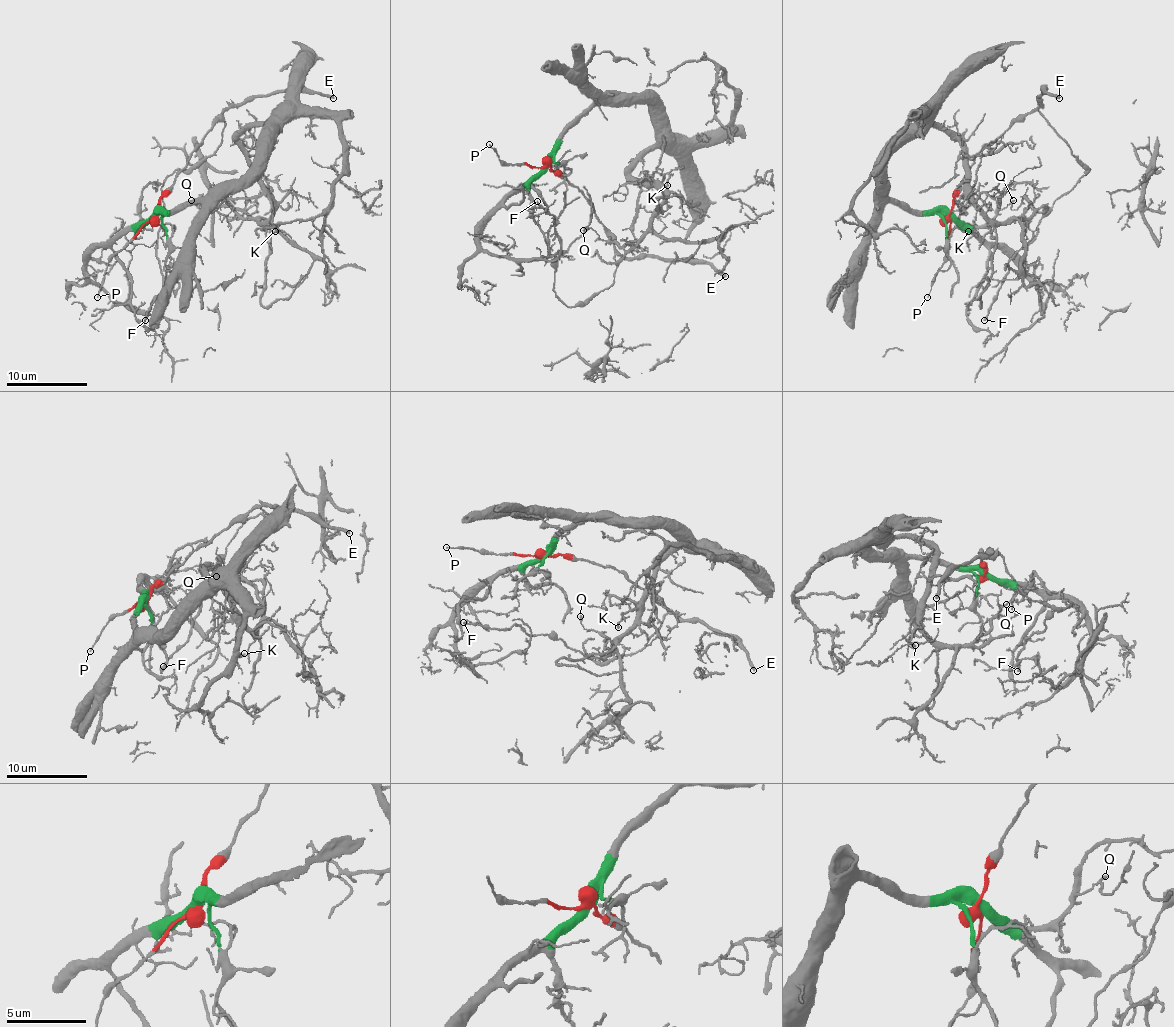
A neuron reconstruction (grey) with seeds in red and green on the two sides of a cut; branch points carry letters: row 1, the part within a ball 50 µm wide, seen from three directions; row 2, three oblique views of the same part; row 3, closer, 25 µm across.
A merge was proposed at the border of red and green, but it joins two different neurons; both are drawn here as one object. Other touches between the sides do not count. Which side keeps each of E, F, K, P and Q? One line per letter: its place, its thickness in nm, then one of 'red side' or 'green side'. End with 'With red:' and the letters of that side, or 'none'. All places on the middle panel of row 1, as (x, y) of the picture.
E: at (725, 276); 280 nm thick; red side
F: at (537, 201); 150 nm thick; red side
K: at (667, 185); 120 nm thick; green side
P: at (489, 144); 80 nm thick; red side
Q: at (583, 230); 140 nm thick; green side
With red: E, F, P

